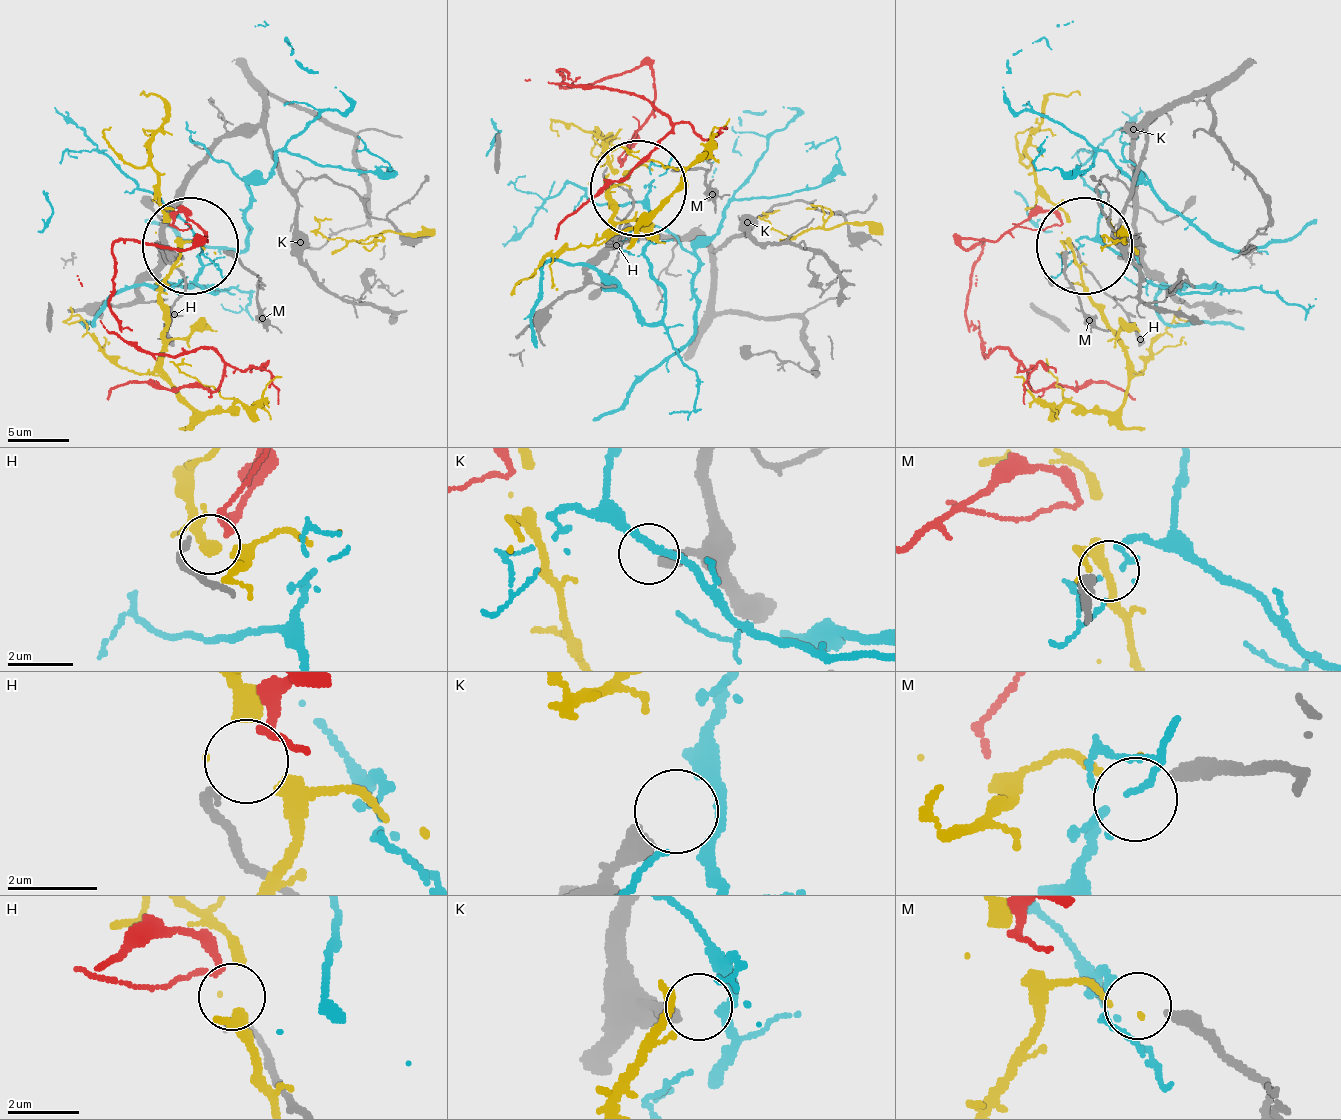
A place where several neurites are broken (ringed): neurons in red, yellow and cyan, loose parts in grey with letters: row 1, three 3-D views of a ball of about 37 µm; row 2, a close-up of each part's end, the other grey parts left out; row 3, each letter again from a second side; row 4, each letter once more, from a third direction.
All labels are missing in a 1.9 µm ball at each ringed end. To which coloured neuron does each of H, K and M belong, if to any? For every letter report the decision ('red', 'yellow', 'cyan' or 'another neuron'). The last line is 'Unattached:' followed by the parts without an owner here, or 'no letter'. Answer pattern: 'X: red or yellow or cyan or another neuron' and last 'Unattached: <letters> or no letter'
H: red
K: another neuron
M: cyan
Unattached: K

